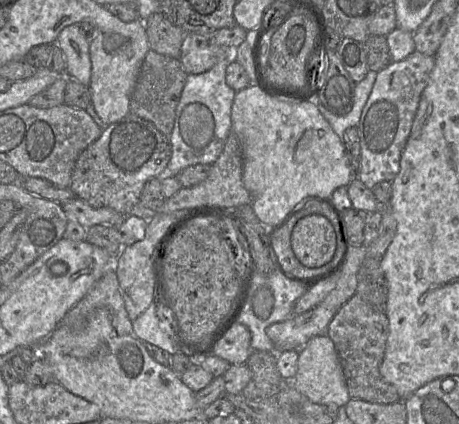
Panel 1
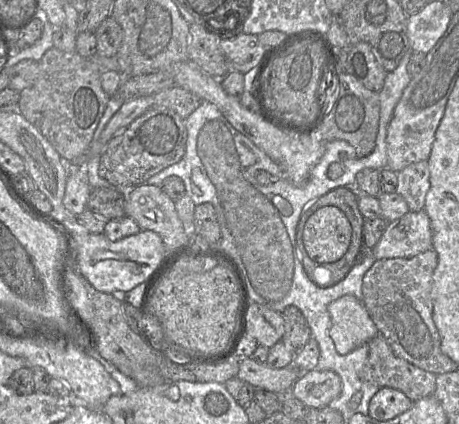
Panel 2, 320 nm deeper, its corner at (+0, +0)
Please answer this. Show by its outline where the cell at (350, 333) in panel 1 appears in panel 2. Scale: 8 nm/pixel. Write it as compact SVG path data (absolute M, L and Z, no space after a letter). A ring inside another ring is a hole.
M379 333L368 343L368 356L359 373L362 381L382 387L391 387L403 392L411 401L415 402L426 396L433 395L437 375L398 357L393 352L385 337Z

